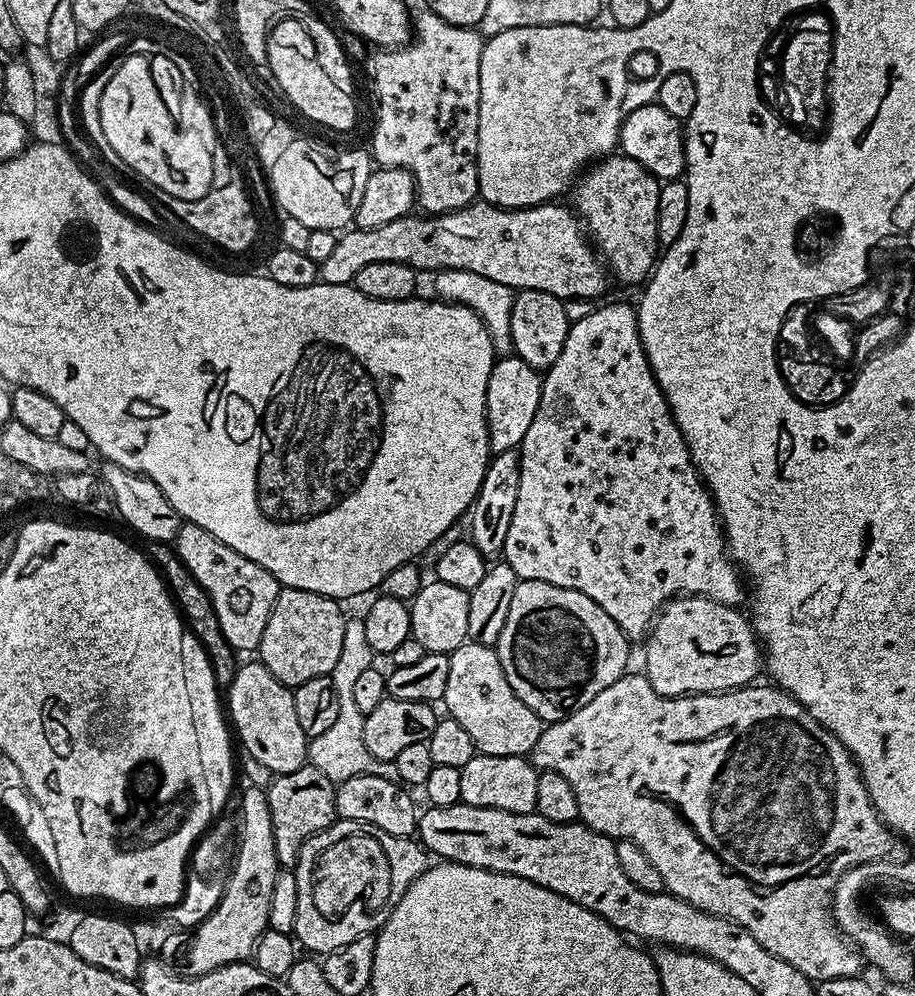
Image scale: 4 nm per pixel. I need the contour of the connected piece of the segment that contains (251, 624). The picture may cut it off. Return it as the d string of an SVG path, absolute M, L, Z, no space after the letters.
M181 523L174 547L186 570L190 570L190 574L206 590L216 611L218 626L222 634L226 634L226 642L230 642L237 653L255 653L262 642L262 630L266 630L266 622L282 587L274 574L250 558L238 554L197 524Z

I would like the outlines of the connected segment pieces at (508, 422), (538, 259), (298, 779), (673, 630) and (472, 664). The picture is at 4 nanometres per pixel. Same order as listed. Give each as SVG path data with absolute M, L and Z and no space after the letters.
M515 354L501 355L490 370L490 382L486 382L486 422L488 423L488 447L493 453L519 449L530 422L538 410L538 398L542 398L542 376Z
M482 199L453 212L439 214L409 214L386 226L344 230L336 237L334 250L326 262L318 265L318 276L326 284L352 284L358 270L374 262L402 262L417 270L464 270L482 274L491 281L500 282L513 290L542 290L554 294L559 300L571 302L577 296L580 300L592 300L608 288L609 273L602 263L595 247L590 243L581 221L571 207L563 208L560 202L545 202L532 208L499 208Z
M305 766L293 772L279 773L273 779L272 784L266 789L268 794L268 805L270 806L270 822L274 826L274 850L280 863L281 869L295 869L302 846L311 836L325 832L331 824L335 824L336 815L336 784L322 774L322 770L311 766Z
M677 596L676 599L668 601L663 608L660 609L655 621L654 627L645 643L646 660L644 662L644 675L651 684L651 688L663 697L674 697L684 695L696 695L702 692L730 692L733 688L743 688L751 685L752 680L759 672L762 672L762 645L756 635L756 631L752 628L749 617L740 613L739 607L723 604L717 600L711 600L709 596Z
M466 642L458 646L448 656L450 662L450 674L446 678L446 690L444 691L443 707L448 707L447 715L463 726L466 734L474 738L474 746L477 753L485 756L522 756L527 757L531 753L534 742L538 742L542 731L542 721L539 716L514 694L506 674L502 670L502 662L498 658L495 647L487 644L474 644Z

